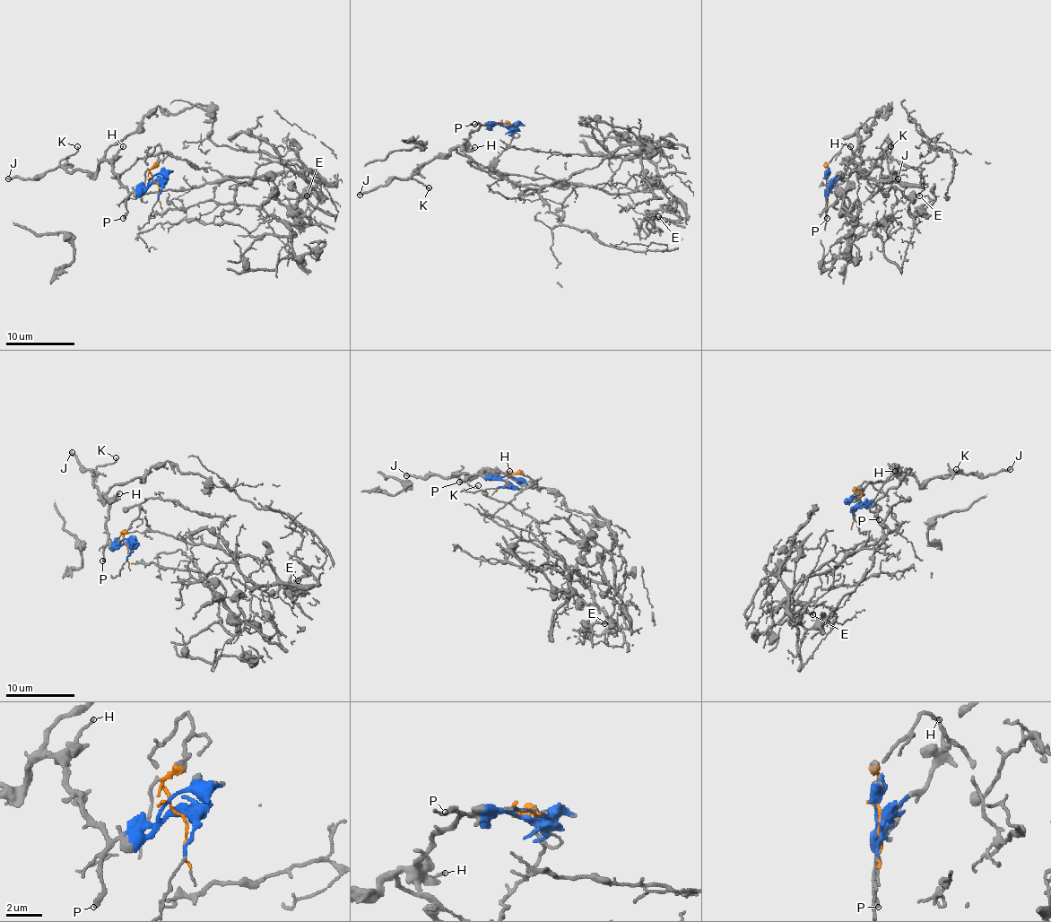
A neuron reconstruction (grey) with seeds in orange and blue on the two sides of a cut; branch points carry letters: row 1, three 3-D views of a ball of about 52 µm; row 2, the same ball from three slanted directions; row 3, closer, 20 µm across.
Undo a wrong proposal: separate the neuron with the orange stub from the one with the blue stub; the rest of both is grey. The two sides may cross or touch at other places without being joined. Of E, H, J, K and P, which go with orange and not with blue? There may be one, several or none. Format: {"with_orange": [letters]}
{"with_orange": ["E"]}

